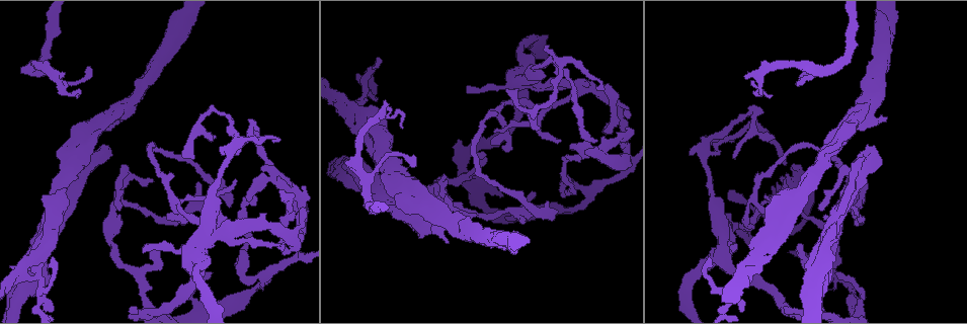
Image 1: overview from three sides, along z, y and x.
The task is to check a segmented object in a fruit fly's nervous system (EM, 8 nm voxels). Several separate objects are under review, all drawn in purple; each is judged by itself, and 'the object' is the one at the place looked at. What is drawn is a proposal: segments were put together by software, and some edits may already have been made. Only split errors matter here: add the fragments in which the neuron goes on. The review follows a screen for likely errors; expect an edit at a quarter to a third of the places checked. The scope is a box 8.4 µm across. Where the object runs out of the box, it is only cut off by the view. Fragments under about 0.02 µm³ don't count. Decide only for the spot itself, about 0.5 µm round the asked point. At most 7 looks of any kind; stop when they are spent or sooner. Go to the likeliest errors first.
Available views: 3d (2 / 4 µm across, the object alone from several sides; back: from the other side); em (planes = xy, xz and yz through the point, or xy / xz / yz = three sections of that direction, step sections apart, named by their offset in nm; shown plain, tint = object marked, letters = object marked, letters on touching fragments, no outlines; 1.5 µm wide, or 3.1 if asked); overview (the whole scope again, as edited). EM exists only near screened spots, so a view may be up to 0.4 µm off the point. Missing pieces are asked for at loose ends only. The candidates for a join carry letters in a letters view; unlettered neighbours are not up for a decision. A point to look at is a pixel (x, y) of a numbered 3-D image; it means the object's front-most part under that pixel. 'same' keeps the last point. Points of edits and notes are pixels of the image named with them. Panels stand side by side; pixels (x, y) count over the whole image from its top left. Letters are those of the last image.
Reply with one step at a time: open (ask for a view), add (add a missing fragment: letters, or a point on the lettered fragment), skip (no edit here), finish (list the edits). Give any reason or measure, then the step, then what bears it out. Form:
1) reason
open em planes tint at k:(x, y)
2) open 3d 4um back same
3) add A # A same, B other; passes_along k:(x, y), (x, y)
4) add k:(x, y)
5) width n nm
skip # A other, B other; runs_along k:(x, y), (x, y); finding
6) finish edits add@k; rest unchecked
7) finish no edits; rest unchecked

branch stops here
open em planes letters at 1:(228, 204)

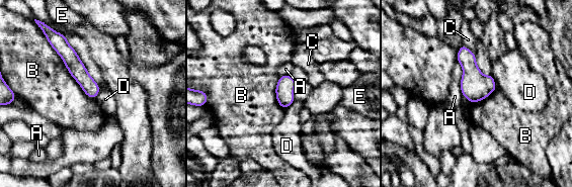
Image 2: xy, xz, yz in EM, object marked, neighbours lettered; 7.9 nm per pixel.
longest_contact B 650 nm
skip # A other, B other, C other, D other, E other; none of them fits

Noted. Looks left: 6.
thick end
open 3d 2um at 1:(770, 256)

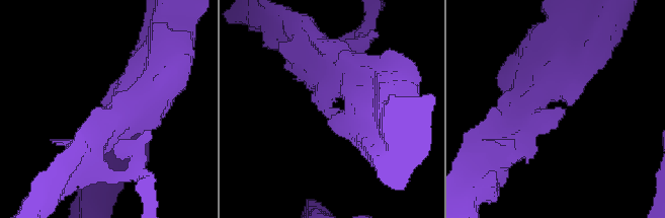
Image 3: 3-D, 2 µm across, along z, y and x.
now the EM
open em planes letters at 3:(331, 119)

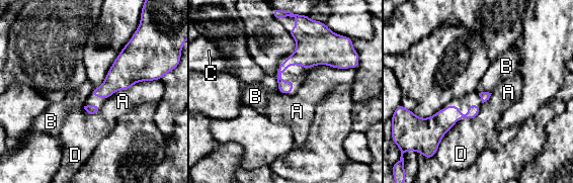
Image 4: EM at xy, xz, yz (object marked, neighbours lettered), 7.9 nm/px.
longest_contact A 460 nm
skip # A other, B other, C other, D other; border 4:(491, 92), (478, 93); none of them fits

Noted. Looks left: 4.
an open end
open em planes letters at 1:(271, 162)

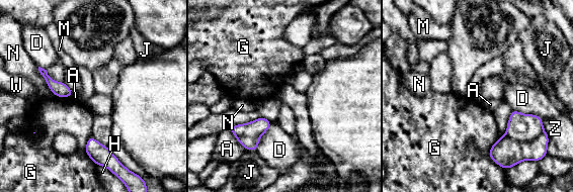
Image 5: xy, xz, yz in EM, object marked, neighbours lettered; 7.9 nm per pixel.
skip # A other, D other, G other, H other, J other, M other, N other, W other, Z other; border 5:(229, 129), (246, 150); none of them fits

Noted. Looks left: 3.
finish no edits; rest unchecked

